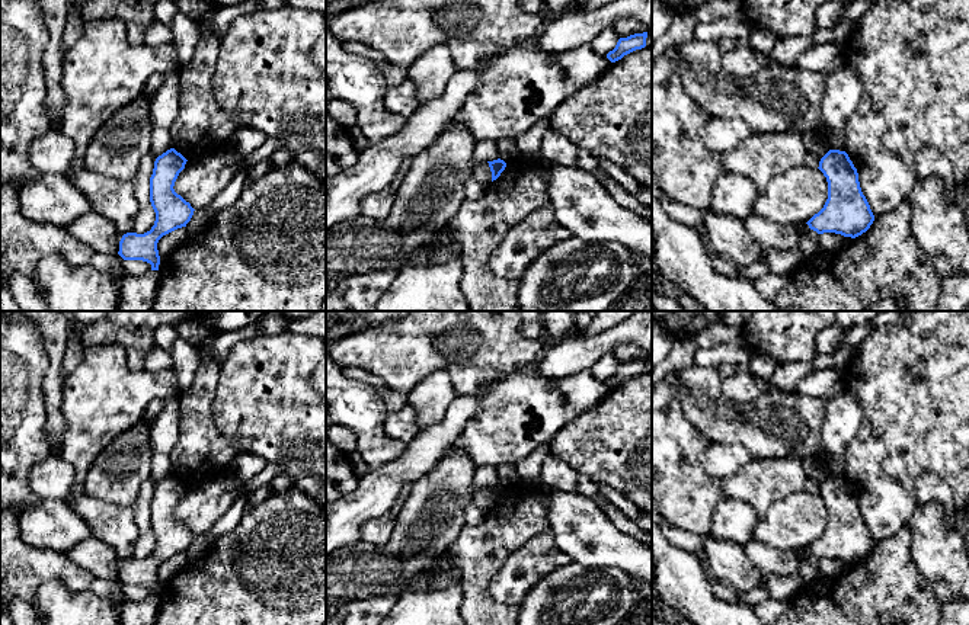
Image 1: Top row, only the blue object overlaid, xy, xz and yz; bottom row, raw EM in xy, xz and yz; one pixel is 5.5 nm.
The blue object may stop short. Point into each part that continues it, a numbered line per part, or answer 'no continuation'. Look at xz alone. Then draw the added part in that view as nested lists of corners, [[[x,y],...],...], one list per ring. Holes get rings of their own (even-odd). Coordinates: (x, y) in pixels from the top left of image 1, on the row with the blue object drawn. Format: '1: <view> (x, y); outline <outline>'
no continuation

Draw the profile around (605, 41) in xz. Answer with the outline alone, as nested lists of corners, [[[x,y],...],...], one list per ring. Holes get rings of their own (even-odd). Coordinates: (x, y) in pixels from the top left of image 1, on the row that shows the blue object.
[[[610,26],[592,41],[591,47],[597,54],[607,55],[615,48],[618,39],[618,33]]]

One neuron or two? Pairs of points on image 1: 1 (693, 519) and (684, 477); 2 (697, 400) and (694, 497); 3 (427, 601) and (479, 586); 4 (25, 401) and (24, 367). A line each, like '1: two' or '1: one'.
1: one
2: two
3: two
4: one

